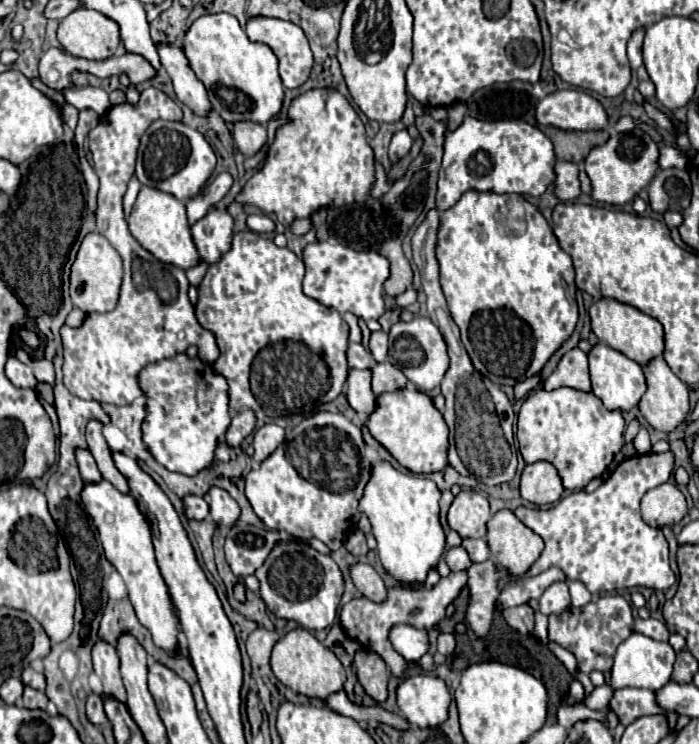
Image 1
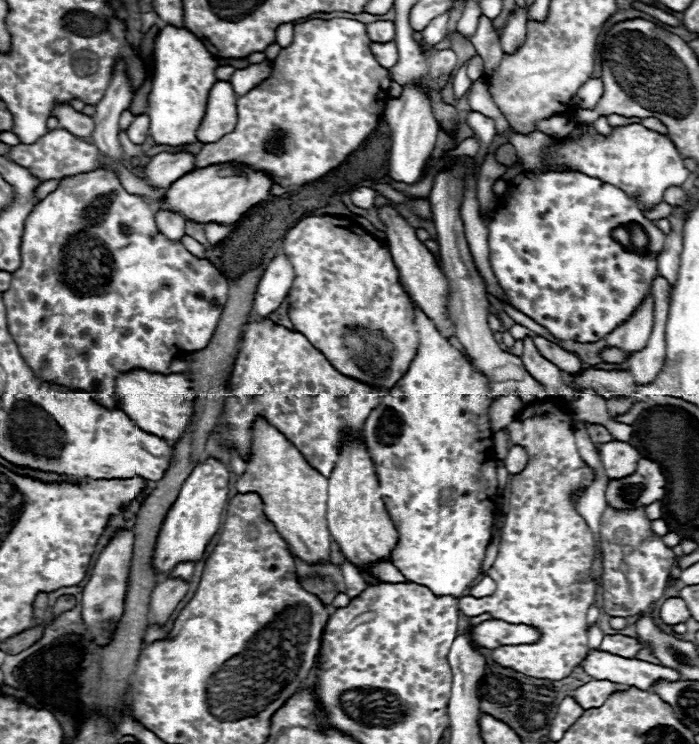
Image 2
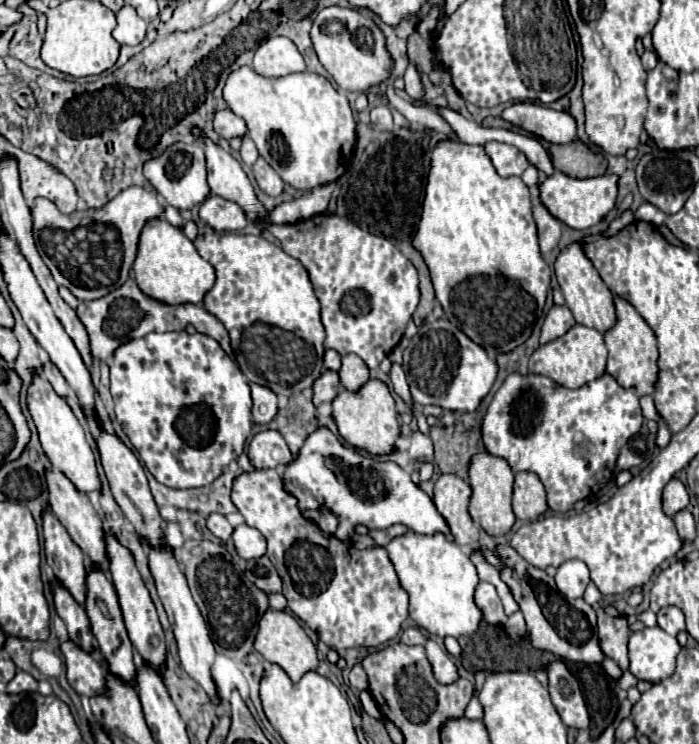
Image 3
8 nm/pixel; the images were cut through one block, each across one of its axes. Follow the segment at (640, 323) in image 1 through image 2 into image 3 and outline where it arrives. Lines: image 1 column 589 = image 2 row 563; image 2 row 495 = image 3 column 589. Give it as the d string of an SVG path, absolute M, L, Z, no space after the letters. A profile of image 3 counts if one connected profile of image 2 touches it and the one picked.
M574 242L568 248L564 248L554 264L556 270L556 278L560 284L560 290L564 294L564 300L568 304L568 308L572 310L574 318L578 324L596 328L600 332L606 332L608 328L614 326L616 322L616 312L614 312L614 302L612 302L612 292L608 290L608 286L602 282L600 274L596 272L592 260L586 256L582 242Z

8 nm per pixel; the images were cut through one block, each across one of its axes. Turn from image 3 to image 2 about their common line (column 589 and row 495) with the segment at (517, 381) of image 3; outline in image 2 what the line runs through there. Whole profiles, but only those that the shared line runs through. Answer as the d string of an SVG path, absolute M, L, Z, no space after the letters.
M414 300L412 306L420 332L416 360L412 360L412 368L408 368L404 380L400 380L392 392L386 392L380 404L370 412L364 422L364 438L376 464L384 504L400 536L390 556L392 564L410 582L430 588L436 596L460 598L464 590L478 580L486 548L492 540L498 460L494 460L494 434L488 420L488 408L496 398L490 392L488 378L472 368L470 360L438 332Z

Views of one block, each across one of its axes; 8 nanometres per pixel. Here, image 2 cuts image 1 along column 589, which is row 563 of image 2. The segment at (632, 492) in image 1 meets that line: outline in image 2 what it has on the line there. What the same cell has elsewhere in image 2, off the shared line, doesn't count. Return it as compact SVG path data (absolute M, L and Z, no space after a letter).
M534 402L528 404L518 418L508 424L508 436L512 444L520 444L528 452L528 464L522 474L510 476L510 512L504 520L502 528L502 542L494 564L488 570L488 576L496 582L496 590L492 596L478 598L478 600L458 600L458 610L466 616L478 616L490 612L498 620L528 624L540 630L540 642L534 644L520 644L520 646L500 646L492 650L492 658L508 666L520 674L542 678L542 680L562 680L570 676L570 672L584 660L588 650L588 636L586 636L586 612L588 606L594 602L596 586L590 578L590 562L594 558L594 538L584 522L584 518L576 512L570 504L570 490L578 484L590 486L594 480L594 472L582 462L574 444L572 432L572 418L566 408L558 402Z

